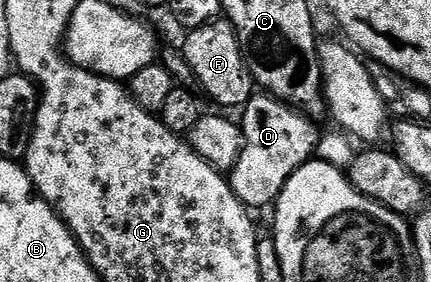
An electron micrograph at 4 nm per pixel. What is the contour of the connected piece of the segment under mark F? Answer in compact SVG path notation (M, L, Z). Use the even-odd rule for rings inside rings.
M217 18L201 28L191 29L187 35L182 55L190 66L193 81L197 85L200 83L199 91L204 91L214 103L221 104L224 108L243 109L254 95L254 81L242 58L240 43L231 24L227 19Z

